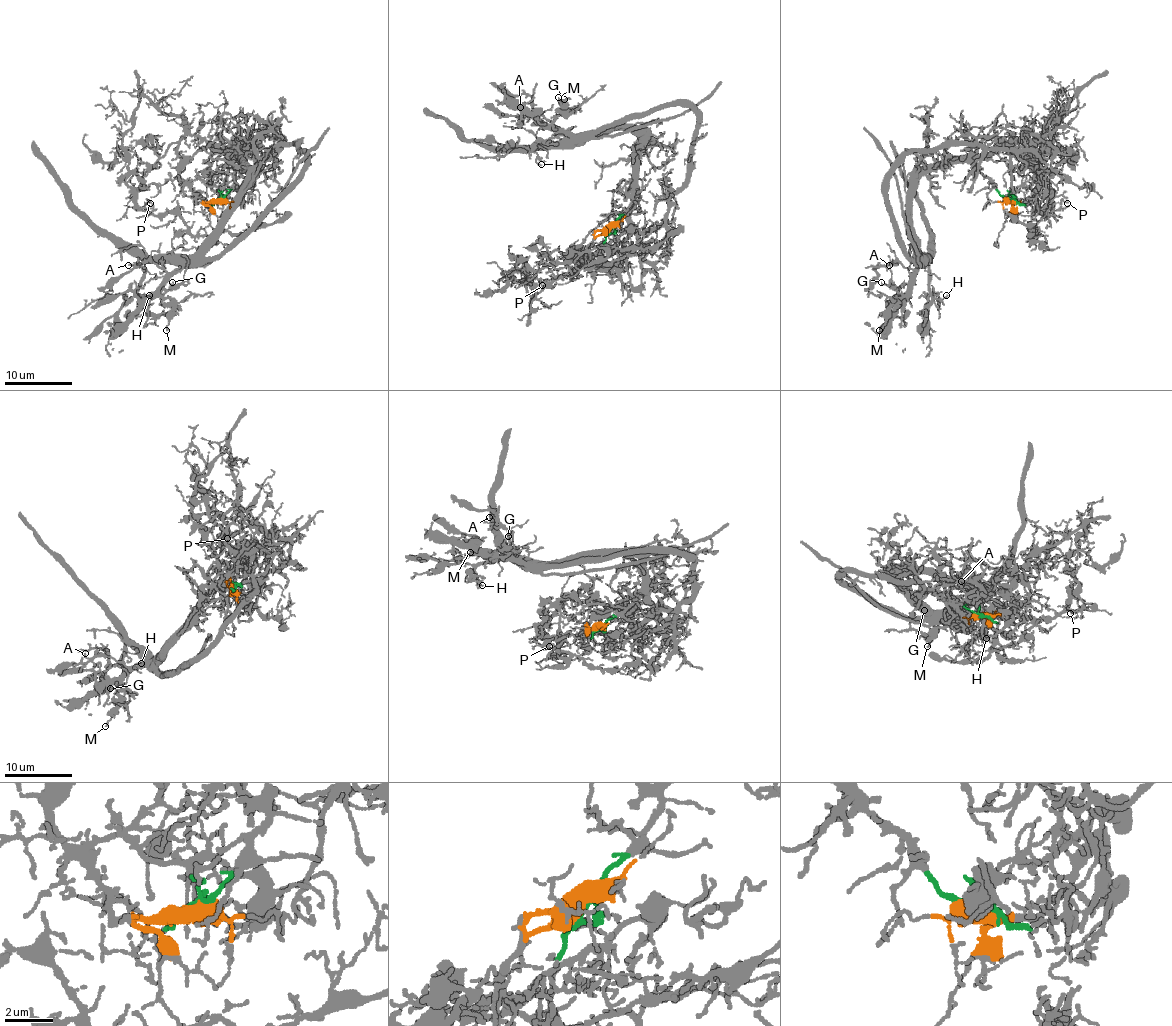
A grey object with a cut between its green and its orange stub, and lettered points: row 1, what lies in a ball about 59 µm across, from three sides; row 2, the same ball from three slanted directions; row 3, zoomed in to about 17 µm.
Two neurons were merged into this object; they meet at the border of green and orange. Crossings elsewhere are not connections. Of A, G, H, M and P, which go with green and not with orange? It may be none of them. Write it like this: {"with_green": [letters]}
{"with_green": ["A", "G", "H", "M"]}

